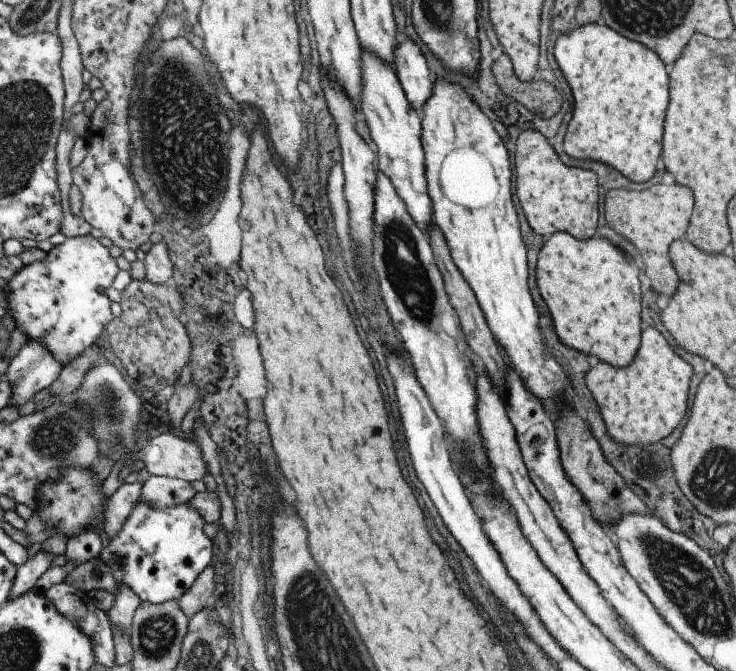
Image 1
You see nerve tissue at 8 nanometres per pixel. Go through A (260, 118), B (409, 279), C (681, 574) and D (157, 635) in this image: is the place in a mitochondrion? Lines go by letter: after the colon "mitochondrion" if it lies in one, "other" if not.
A: other
B: mitochondrion
C: mitochondrion
D: mitochondrion

